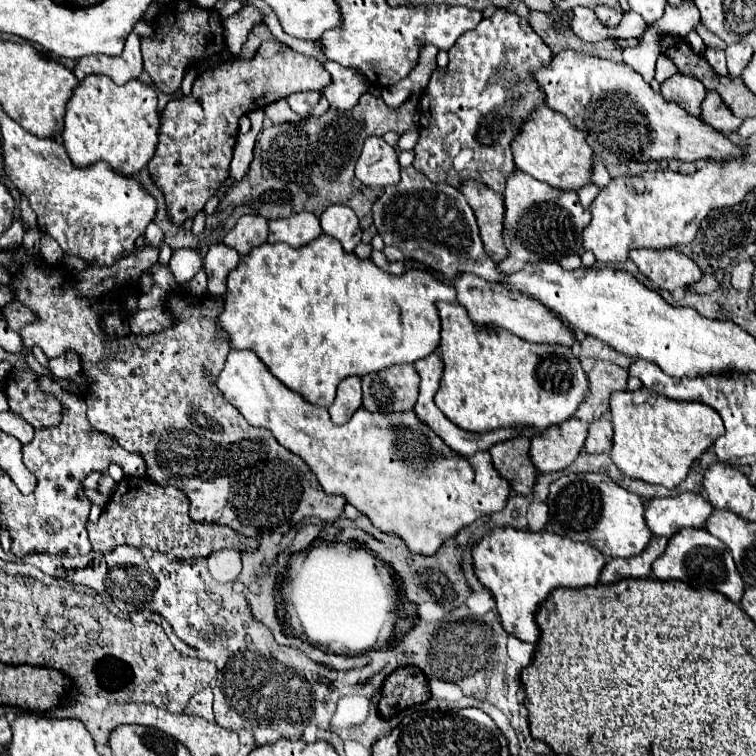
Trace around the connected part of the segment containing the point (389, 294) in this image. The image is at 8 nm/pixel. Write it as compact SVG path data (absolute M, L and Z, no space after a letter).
M320 235L298 249L284 243L262 243L244 255L228 275L224 309L216 319L216 327L228 335L232 349L254 351L290 391L300 393L304 401L316 407L328 407L344 377L362 377L390 365L414 363L436 351L440 343L440 317L434 301L456 301L456 289L420 269L410 269L404 275L380 271L372 261L346 253L336 239Z

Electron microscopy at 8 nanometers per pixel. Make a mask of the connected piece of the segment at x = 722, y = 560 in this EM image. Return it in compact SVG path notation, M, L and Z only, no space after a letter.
M682 529L676 535L672 535L668 539L664 555L656 559L652 575L656 579L680 579L692 587L708 587L720 591L734 603L740 603L740 597L744 595L744 583L740 579L740 573L736 571L728 547L720 539L710 535L706 529Z

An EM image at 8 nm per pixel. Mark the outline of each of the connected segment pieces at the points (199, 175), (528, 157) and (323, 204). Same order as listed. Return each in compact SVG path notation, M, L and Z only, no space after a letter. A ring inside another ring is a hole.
M266 41L258 47L256 55L252 59L232 59L218 67L212 67L204 71L192 85L192 93L186 97L178 97L168 101L160 115L160 135L158 145L154 151L154 157L148 163L150 177L160 187L160 191L166 197L166 207L176 225L184 223L186 219L192 219L206 201L218 191L222 181L228 177L230 161L232 161L232 149L238 137L238 119L254 109L262 109L278 99L288 97L290 93L298 91L322 91L330 83L328 71L322 67L318 59L306 57L302 53L292 51L288 45L280 41Z
M546 105L536 107L536 111L520 125L518 137L512 141L512 155L516 167L520 171L532 175L538 181L544 181L552 187L560 187L562 191L576 191L582 185L590 183L592 169L592 149L588 147L584 133L576 131L568 119L564 119L558 111L552 111Z
M364 93L360 103L356 103L350 111L336 111L330 107L320 117L308 117L302 123L284 123L264 129L258 137L254 161L250 163L246 177L230 187L216 213L206 217L206 225L218 227L232 213L232 209L242 203L254 207L268 221L290 217L300 211L320 217L328 205L338 203L350 207L360 219L360 227L368 229L372 225L372 203L376 201L378 191L366 187L354 175L354 163L360 157L362 141L370 135L382 137L388 131L402 135L404 131L416 129L418 119L420 109L412 101L392 109L386 107L382 99Z

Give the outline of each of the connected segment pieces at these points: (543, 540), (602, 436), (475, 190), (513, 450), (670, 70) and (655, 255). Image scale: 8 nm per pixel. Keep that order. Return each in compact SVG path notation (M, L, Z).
M492 529L472 545L474 575L492 593L502 627L520 641L536 645L540 629L534 621L538 603L556 587L588 587L596 585L606 557L588 543L578 543L550 531Z
M596 419L588 427L588 439L584 443L584 449L588 453L604 453L610 447L612 447L612 421Z
M466 179L460 185L460 191L476 215L486 253L494 261L502 261L506 257L506 247L502 241L502 229L504 229L504 225L502 225L502 221L504 221L502 195L494 193L484 183L476 183L472 179Z
M520 435L490 447L492 463L496 471L510 483L510 487L520 495L534 493L536 469L528 459L528 437Z
M666 55L658 57L658 65L656 65L656 81L664 83L668 77L672 77L676 73L676 65L672 63L672 59L668 59Z
M676 249L668 251L632 251L630 259L654 283L656 289L674 291L700 279L700 267Z

